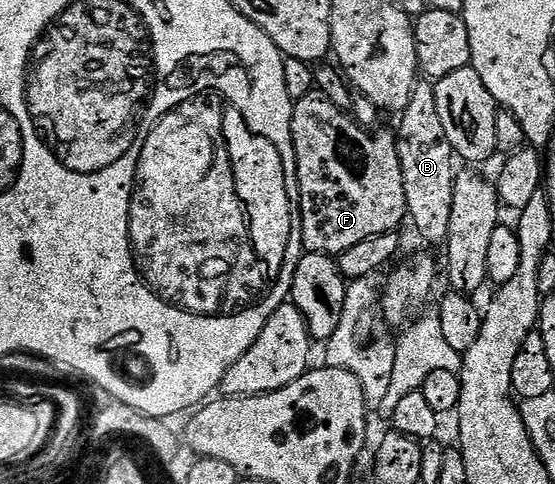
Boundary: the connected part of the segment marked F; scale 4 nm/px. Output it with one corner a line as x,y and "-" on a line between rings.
309,95
295,102
292,107
292,146
296,152
296,188
298,190
298,233
302,238
302,245
309,253
326,253
339,255
345,253
354,243
362,243
362,239
370,239
370,235
382,235
399,230
400,224
405,224
408,208
406,207
406,187
402,187
402,167
398,163
396,138
391,132
380,133
371,137
354,118
348,117
345,110
334,107
324,97

